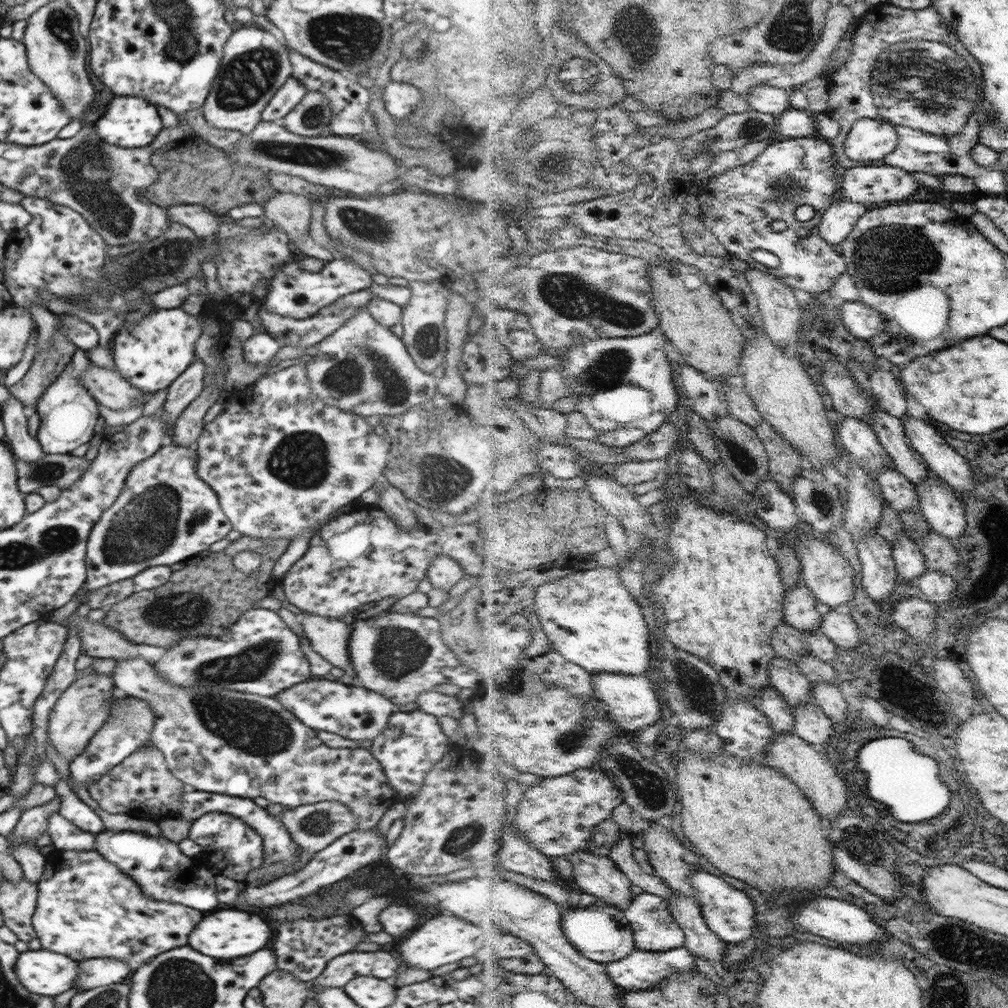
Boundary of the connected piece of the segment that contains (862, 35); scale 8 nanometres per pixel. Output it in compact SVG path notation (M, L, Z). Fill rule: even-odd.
M890 2L874 6L856 26L856 49L850 61L844 64L837 73L828 76L831 86L830 112L843 126L839 137L832 141L837 152L838 162L842 170L852 169L862 162L848 157L846 140L850 136L854 124L861 118L888 120L900 127L900 146L894 154L890 154L882 166L900 166L909 172L924 172L935 177L944 175L963 175L970 178L982 195L1007 194L1004 173L994 169L980 167L971 158L972 147L979 142L981 118L972 118L976 100L983 94L982 74L978 59L963 45L957 32L944 22L942 14L938 14L931 6L922 10L896 6ZM930 134L944 135L934 140L930 150Z

